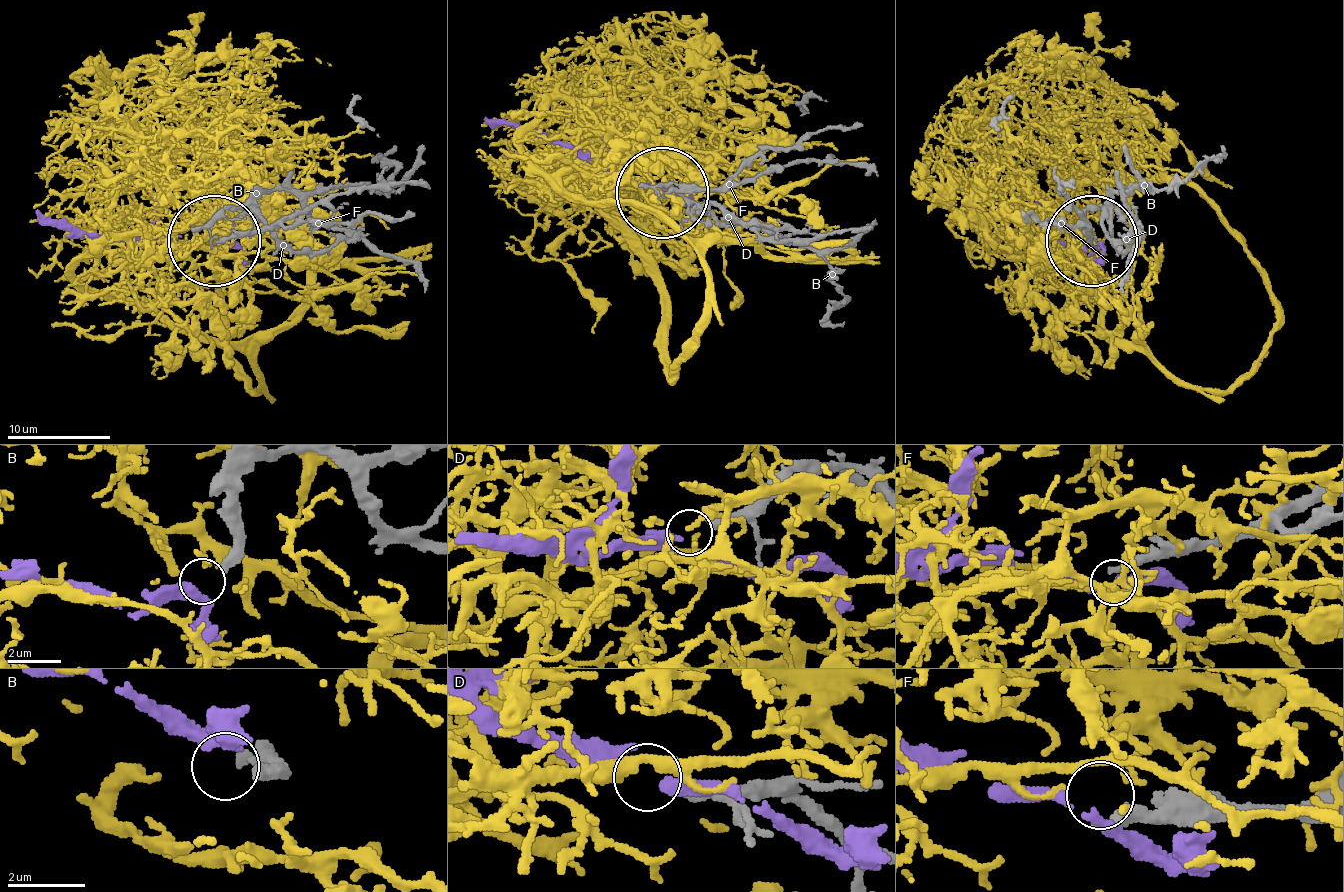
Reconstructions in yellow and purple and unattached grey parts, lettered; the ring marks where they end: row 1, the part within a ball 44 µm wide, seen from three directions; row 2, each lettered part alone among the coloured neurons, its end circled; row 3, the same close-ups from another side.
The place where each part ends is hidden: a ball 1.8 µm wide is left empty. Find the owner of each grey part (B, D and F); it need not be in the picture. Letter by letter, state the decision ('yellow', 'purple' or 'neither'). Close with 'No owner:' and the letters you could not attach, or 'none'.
B: purple
D: yellow
F: neither
No owner: F

